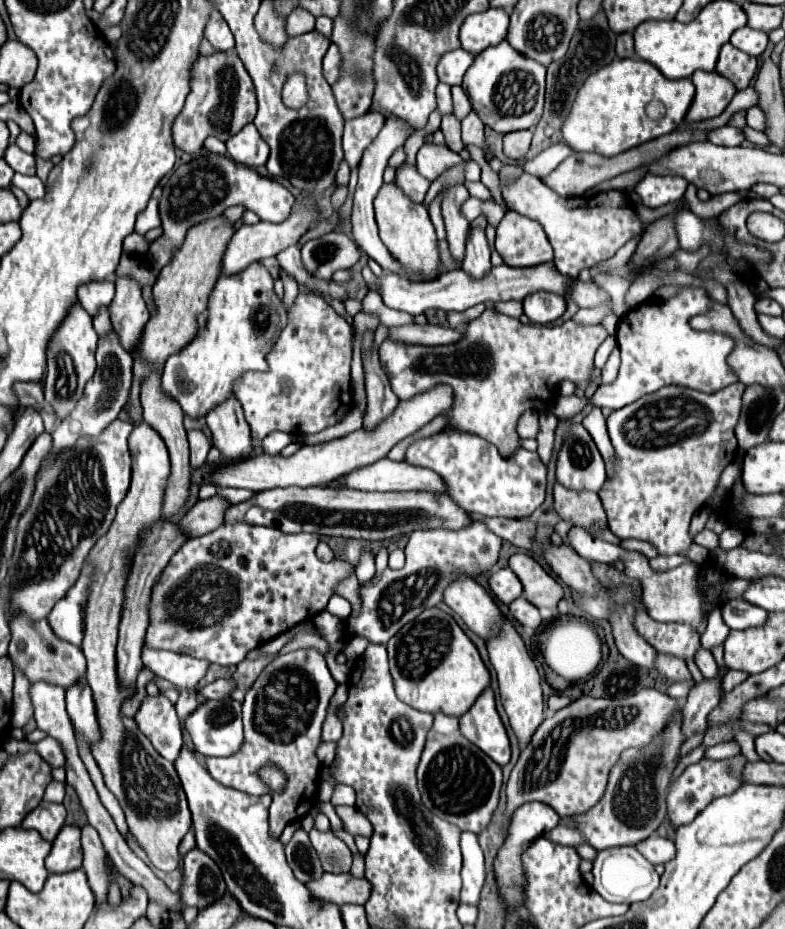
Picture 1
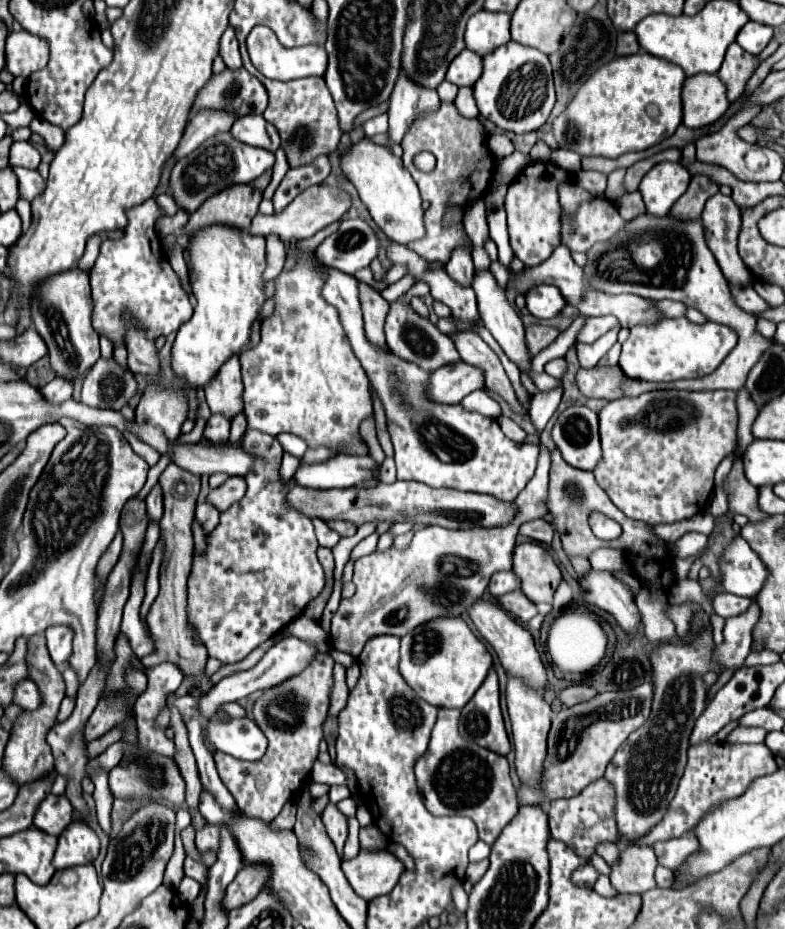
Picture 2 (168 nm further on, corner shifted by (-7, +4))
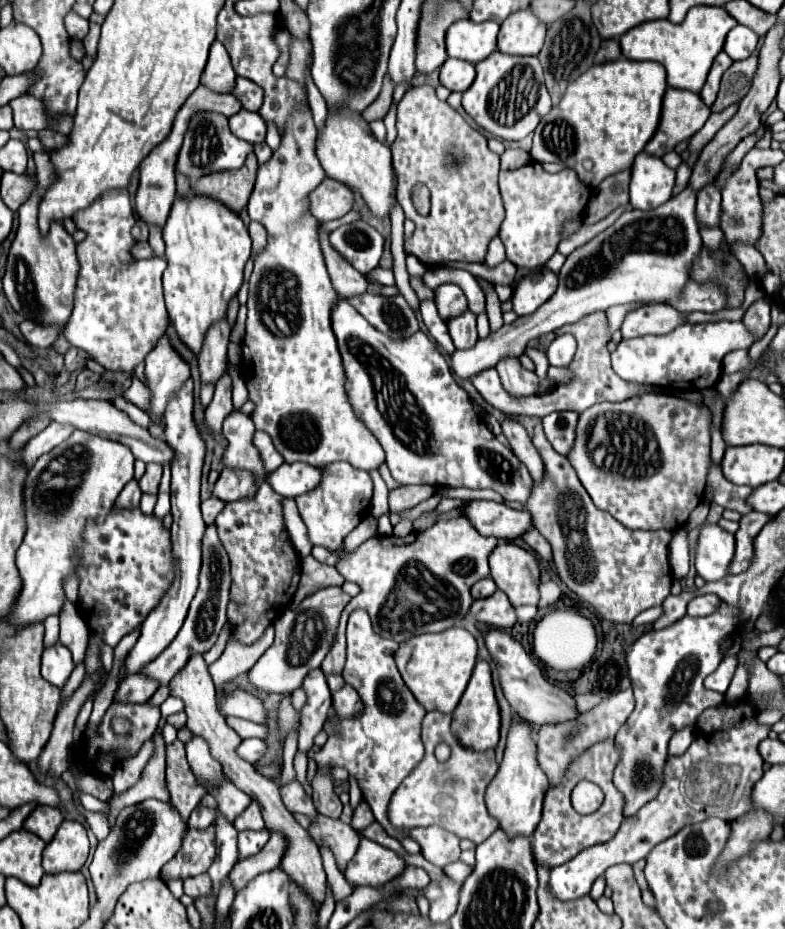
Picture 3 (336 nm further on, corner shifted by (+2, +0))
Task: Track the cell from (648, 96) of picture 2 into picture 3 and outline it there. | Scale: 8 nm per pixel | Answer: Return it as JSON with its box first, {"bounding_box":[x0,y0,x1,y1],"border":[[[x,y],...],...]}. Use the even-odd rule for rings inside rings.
{"bounding_box":[530,58,666,188],"border":[[[620,58],[616,62],[592,66],[566,88],[560,104],[536,126],[530,150],[532,160],[564,162],[568,168],[576,170],[586,186],[596,188],[604,178],[630,168],[646,142],[652,140],[660,124],[666,88],[666,70],[658,62]],[[584,160],[592,160],[594,168],[586,170]]]}

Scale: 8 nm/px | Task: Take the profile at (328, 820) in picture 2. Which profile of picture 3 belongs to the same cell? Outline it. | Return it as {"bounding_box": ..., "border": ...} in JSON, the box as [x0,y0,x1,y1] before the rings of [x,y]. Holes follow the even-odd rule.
{"bounding_box":[312,766,342,820],"border":[[[318,766],[318,774],[316,774],[314,782],[312,782],[312,788],[314,788],[312,798],[314,798],[314,806],[318,808],[318,814],[340,820],[342,802],[334,794],[334,782],[330,780],[328,770],[330,768],[326,768],[326,766]]]}

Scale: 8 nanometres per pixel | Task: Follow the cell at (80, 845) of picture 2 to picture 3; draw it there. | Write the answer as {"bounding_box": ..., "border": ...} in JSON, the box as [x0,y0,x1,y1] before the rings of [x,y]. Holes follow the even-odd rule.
{"bounding_box":[44,820,90,874],"border":[[[64,820],[52,842],[44,850],[44,870],[48,874],[80,870],[88,858],[90,842],[86,828],[76,820]]]}

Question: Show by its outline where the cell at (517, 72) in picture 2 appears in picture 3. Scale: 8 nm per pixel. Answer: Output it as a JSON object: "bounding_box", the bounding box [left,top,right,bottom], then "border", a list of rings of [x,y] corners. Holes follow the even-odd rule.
{"bounding_box":[462,50,552,140],"border":[[[496,50],[476,64],[476,80],[464,92],[462,106],[490,134],[504,140],[524,140],[550,112],[552,104],[536,56],[510,56]]]}

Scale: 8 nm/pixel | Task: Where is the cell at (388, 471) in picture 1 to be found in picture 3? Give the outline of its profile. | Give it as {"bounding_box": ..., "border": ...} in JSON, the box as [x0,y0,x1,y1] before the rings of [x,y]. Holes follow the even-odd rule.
{"bounding_box":[270,462,322,498],"border":[[[284,462],[278,470],[270,474],[270,486],[284,498],[296,498],[314,490],[322,482],[322,468],[294,462]]]}

